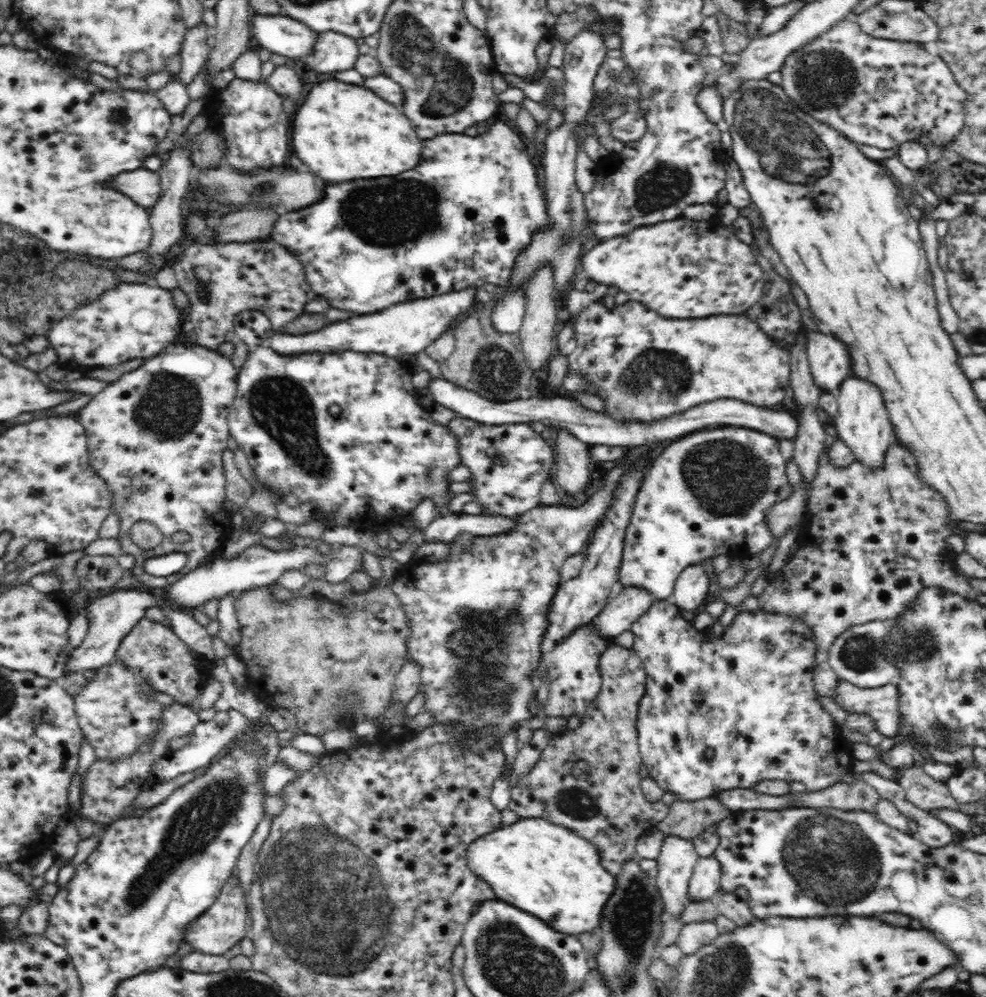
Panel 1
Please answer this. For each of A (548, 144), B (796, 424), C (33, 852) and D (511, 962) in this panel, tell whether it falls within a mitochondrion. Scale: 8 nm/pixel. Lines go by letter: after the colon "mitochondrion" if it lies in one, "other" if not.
A: other
B: other
C: other
D: mitochondrion

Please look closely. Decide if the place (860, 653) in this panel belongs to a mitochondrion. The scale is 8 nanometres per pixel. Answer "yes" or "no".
yes

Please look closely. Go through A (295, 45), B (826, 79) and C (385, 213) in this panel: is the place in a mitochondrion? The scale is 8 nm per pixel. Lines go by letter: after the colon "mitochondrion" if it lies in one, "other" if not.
A: other
B: mitochondrion
C: mitochondrion

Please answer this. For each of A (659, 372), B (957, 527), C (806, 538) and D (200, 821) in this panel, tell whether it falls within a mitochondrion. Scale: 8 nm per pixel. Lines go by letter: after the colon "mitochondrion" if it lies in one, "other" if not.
A: mitochondrion
B: other
C: other
D: mitochondrion

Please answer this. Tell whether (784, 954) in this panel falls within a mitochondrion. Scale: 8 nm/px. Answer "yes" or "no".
no

